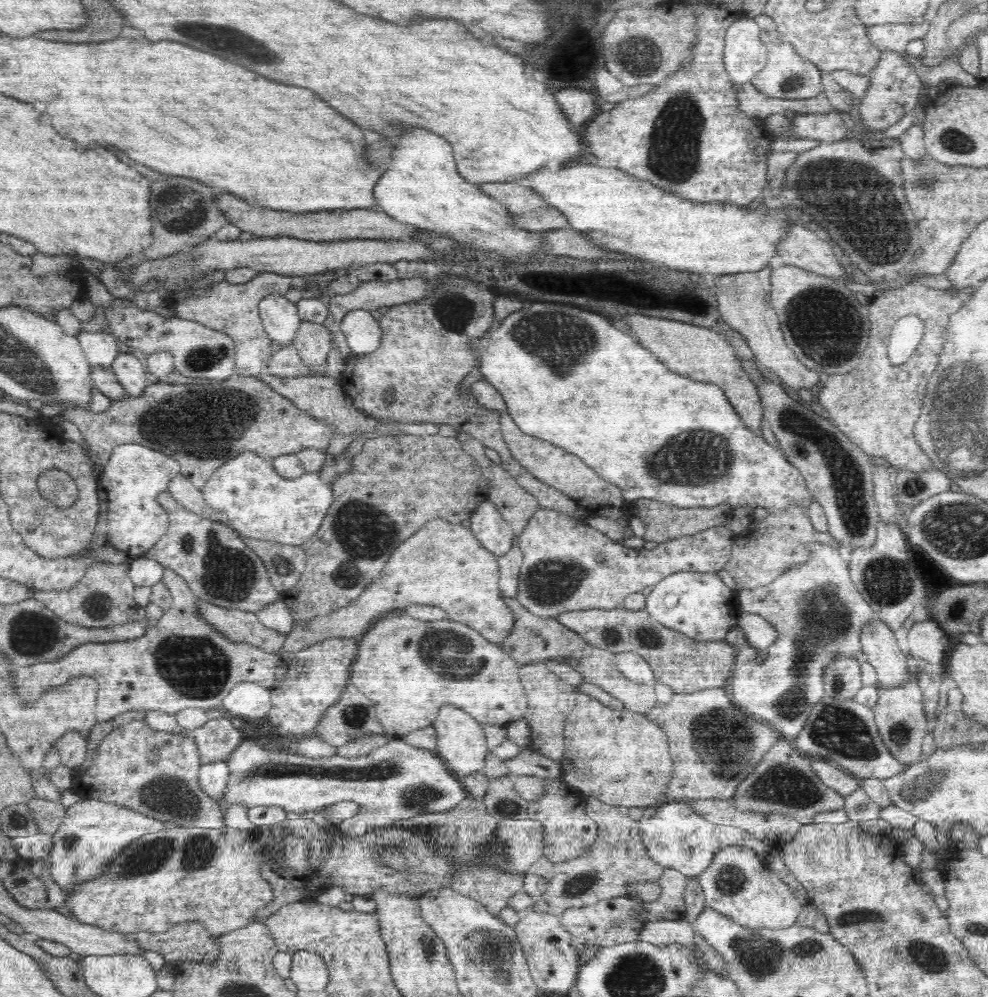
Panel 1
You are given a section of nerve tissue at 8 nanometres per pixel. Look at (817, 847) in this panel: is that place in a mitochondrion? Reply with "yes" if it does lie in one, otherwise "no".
no

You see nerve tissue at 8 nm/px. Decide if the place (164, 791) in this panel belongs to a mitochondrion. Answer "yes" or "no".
yes

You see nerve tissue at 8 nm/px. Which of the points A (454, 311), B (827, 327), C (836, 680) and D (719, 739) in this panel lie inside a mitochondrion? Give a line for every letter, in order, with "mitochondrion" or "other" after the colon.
A: mitochondrion
B: mitochondrion
C: mitochondrion
D: mitochondrion

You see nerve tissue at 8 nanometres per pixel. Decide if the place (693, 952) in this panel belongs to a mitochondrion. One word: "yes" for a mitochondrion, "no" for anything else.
no

